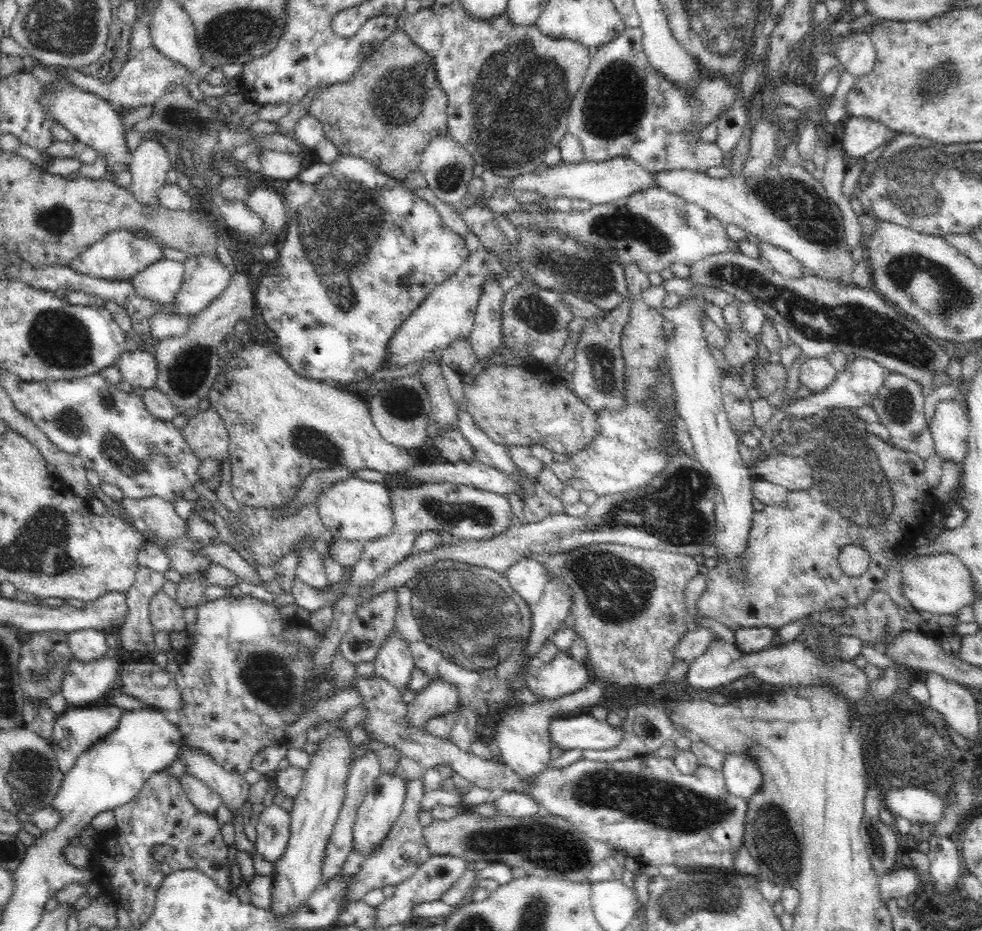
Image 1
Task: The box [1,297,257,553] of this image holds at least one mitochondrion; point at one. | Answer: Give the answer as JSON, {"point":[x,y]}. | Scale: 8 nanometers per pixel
{"point":[60,339]}

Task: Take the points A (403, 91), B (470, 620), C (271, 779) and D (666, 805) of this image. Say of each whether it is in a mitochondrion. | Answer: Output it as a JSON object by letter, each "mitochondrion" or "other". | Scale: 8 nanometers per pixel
{"A":"mitochondrion","B":"mitochondrion","C":"other","D":"mitochondrion"}

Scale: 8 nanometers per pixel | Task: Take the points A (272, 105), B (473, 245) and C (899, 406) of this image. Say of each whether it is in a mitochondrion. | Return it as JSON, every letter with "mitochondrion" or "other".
{"A":"other","B":"other","C":"mitochondrion"}

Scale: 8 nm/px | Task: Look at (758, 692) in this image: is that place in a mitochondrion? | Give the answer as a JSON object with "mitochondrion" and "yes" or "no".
{"mitochondrion":"no"}

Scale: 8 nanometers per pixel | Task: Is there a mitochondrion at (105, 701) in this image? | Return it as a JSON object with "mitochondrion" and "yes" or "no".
{"mitochondrion":"no"}

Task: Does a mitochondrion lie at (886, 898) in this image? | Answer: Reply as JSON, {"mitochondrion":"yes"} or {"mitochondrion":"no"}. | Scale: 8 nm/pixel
{"mitochondrion":"no"}

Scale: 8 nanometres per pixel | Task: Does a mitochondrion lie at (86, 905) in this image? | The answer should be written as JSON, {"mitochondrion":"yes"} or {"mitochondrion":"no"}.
{"mitochondrion":"no"}

